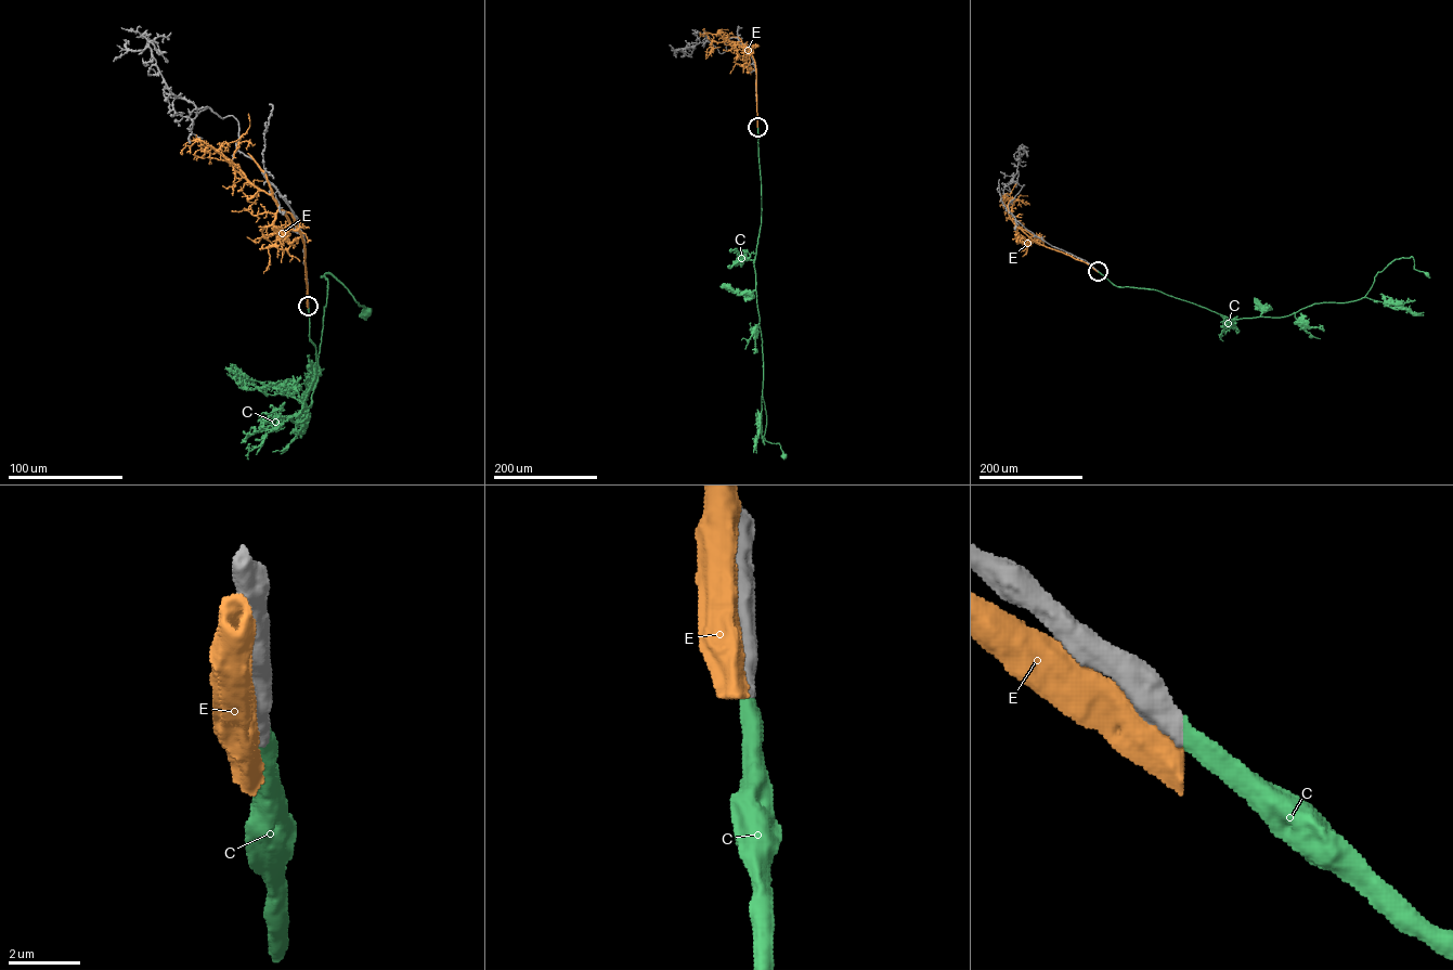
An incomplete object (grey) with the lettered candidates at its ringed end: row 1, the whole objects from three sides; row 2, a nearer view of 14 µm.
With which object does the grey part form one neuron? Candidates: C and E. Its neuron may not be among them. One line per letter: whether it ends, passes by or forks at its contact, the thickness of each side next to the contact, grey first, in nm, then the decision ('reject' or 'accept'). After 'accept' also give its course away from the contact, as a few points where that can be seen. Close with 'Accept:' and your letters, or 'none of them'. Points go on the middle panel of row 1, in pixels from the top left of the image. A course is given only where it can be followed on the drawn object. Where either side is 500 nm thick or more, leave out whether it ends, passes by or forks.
C: 550 nm thick on the grey side, 480 nm on the other; accept; it runs (757, 127), (762, 214), (754, 264), (766, 419), (763, 438), (779, 443), (785, 455)
E: 600 nm thick on the grey side, 800 nm on the other; reject
Accept: C

